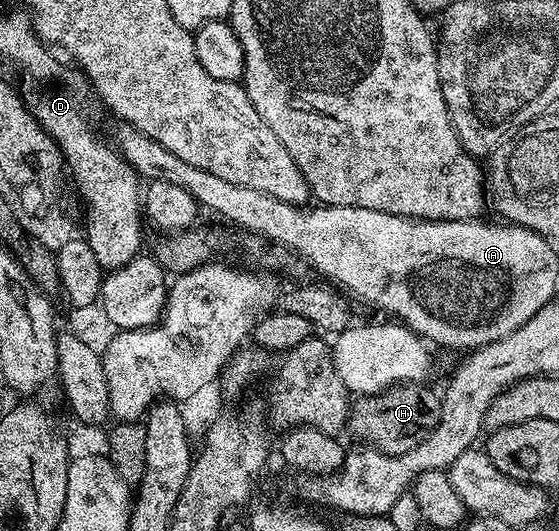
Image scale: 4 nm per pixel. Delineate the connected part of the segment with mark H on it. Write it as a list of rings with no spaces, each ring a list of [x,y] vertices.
[[[404,383],[402,385],[393,385],[384,393],[372,393],[363,395],[354,402],[349,418],[350,432],[355,432],[360,437],[360,442],[369,443],[370,448],[380,449],[383,453],[393,456],[401,456],[403,452],[410,451],[422,440],[430,435],[437,427],[439,416],[441,415],[440,394],[434,393],[423,383]]]

